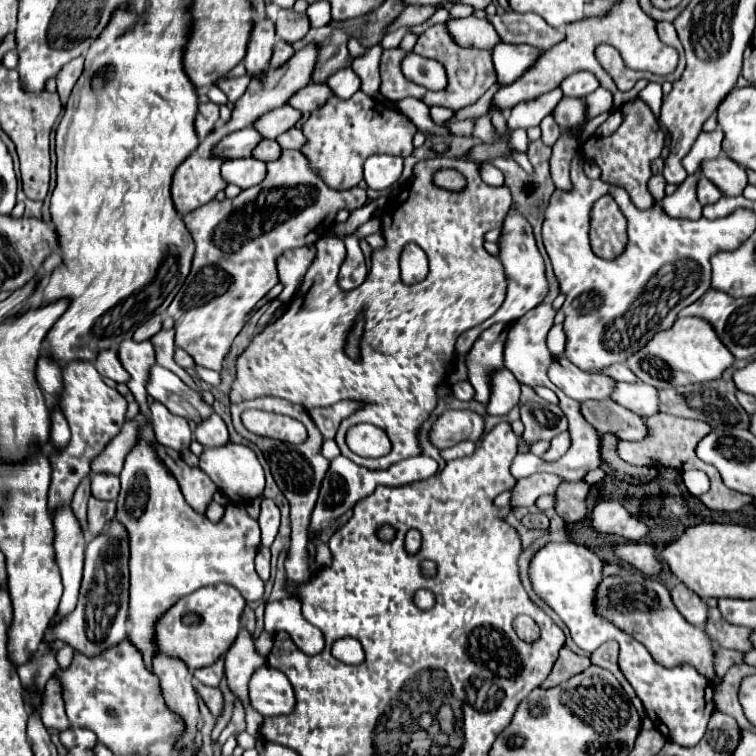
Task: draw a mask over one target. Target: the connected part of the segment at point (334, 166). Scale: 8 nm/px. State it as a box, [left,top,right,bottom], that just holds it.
[301,91,417,191]

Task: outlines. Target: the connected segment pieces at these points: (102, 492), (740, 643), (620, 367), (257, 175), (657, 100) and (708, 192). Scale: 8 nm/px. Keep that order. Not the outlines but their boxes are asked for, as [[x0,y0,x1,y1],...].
[[91,473,119,501],[705,599,751,651],[597,363,637,381],[221,157,265,189],[639,83,663,121],[697,177,721,205]]

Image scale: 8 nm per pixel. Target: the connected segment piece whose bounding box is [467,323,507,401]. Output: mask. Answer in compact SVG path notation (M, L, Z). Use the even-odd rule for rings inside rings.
M493 325L481 333L471 353L467 355L469 381L475 389L475 401L489 401L489 375L503 367L503 343L507 337L507 325Z

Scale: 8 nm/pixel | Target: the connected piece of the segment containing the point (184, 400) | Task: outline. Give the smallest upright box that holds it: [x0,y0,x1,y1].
[147,365,213,423]

